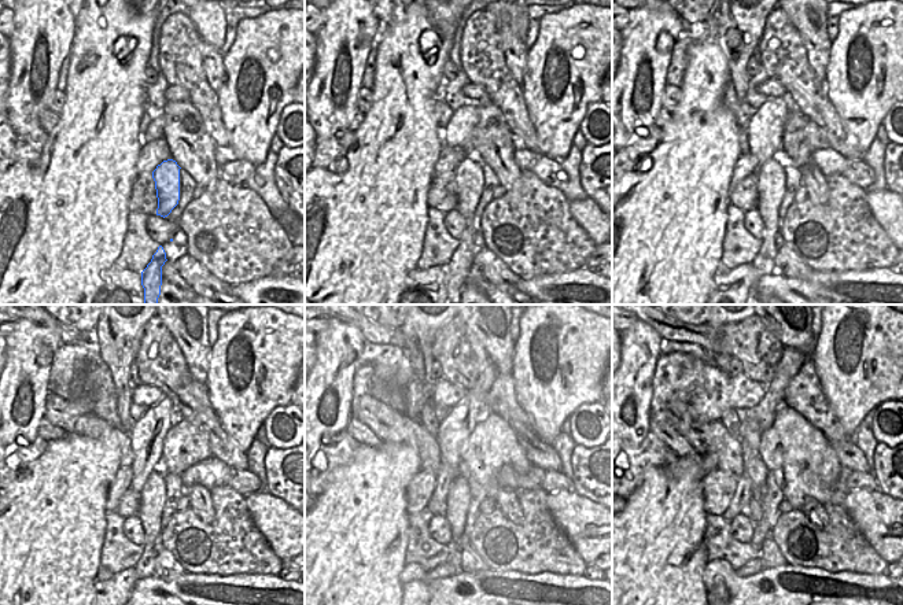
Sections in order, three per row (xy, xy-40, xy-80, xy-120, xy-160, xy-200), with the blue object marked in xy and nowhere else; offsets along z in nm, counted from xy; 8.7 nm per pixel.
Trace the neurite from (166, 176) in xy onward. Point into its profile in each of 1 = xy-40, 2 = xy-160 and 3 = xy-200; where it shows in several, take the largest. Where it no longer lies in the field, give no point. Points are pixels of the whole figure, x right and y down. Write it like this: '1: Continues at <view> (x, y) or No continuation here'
1: Continues at xy-40 (468, 176)
2: Continues at xy-160 (459, 497)
3: Continues at xy-200 (762, 530).

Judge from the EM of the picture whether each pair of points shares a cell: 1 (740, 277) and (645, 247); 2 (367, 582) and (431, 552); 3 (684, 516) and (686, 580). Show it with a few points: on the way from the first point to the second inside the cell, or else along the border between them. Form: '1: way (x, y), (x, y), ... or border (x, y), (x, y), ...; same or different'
1: border (715, 272), (715, 286), (711, 290); different
2: border (409, 531), (405, 563); different
3: way (678, 532), (678, 564); same

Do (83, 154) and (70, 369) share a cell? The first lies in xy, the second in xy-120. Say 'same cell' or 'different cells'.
different cells

